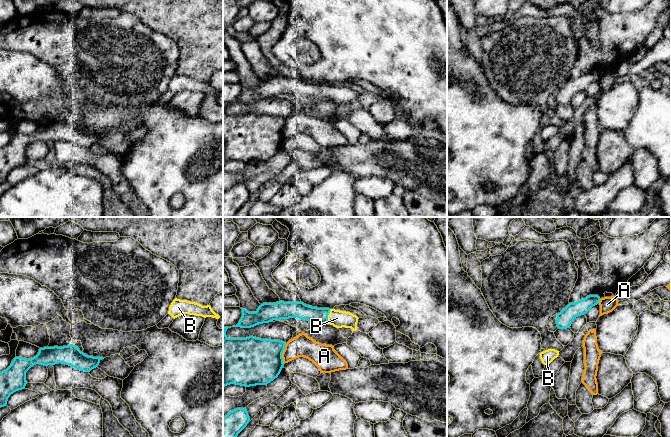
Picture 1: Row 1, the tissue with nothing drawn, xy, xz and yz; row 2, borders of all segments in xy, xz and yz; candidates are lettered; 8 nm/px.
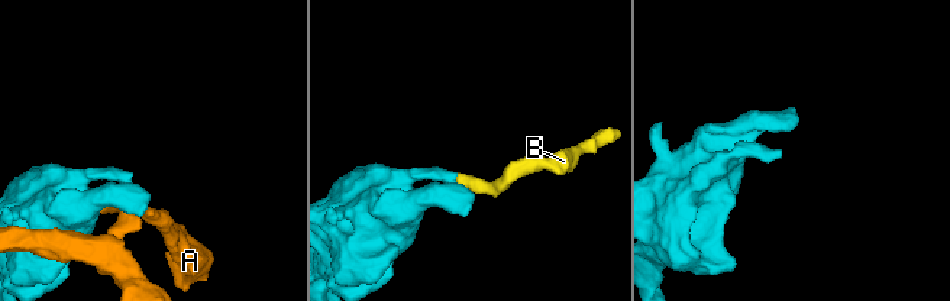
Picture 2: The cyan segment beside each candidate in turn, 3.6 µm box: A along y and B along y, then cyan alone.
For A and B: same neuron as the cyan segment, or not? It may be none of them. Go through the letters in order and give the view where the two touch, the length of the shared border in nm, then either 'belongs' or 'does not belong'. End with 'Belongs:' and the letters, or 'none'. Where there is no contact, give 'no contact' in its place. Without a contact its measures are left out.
A: xz | 170 nm | does not belong
B: xz | 110 nm | belongs
Belongs: B

